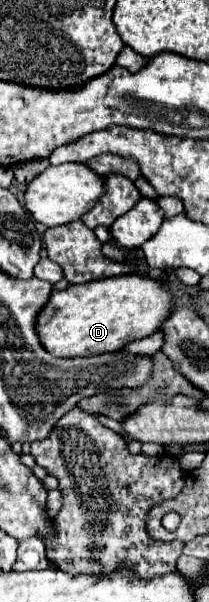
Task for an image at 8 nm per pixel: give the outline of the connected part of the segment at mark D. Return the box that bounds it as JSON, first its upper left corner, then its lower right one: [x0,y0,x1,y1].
[36,275,172,357]

